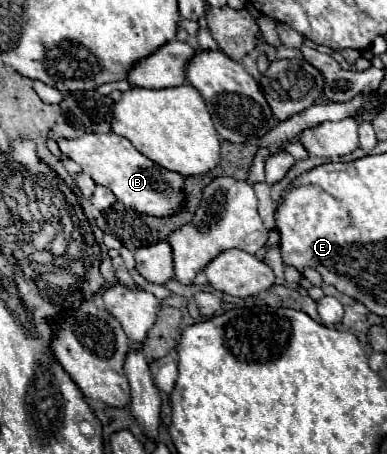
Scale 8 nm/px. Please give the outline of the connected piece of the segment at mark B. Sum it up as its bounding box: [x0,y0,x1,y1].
[57,132,183,216]

